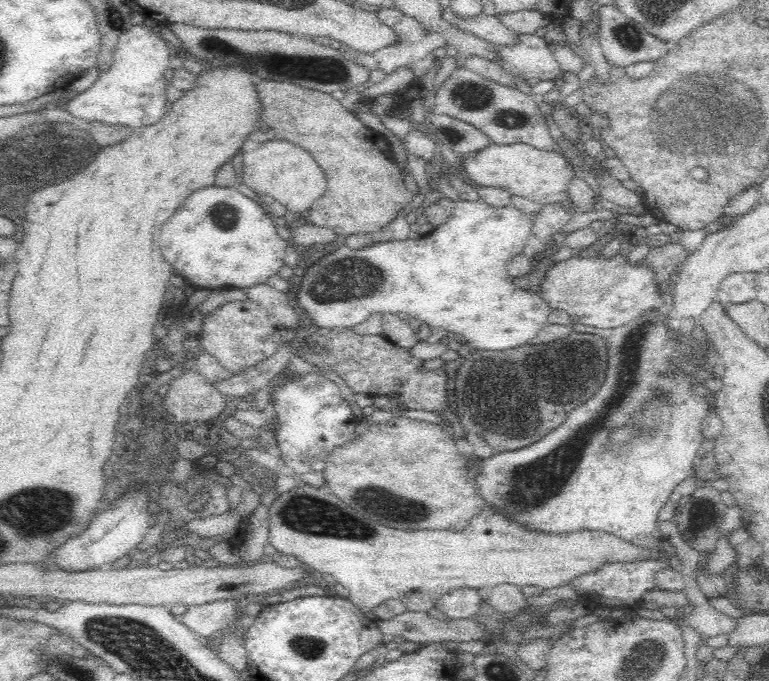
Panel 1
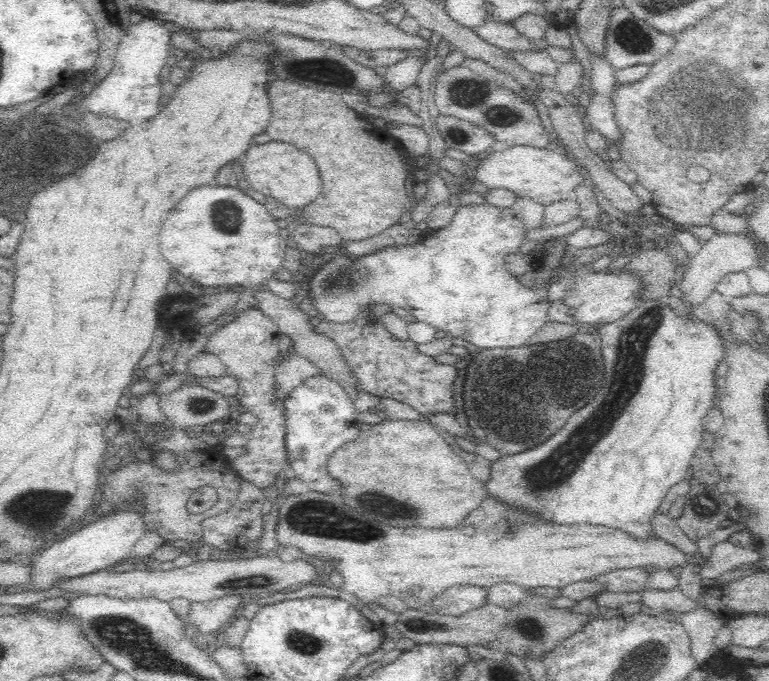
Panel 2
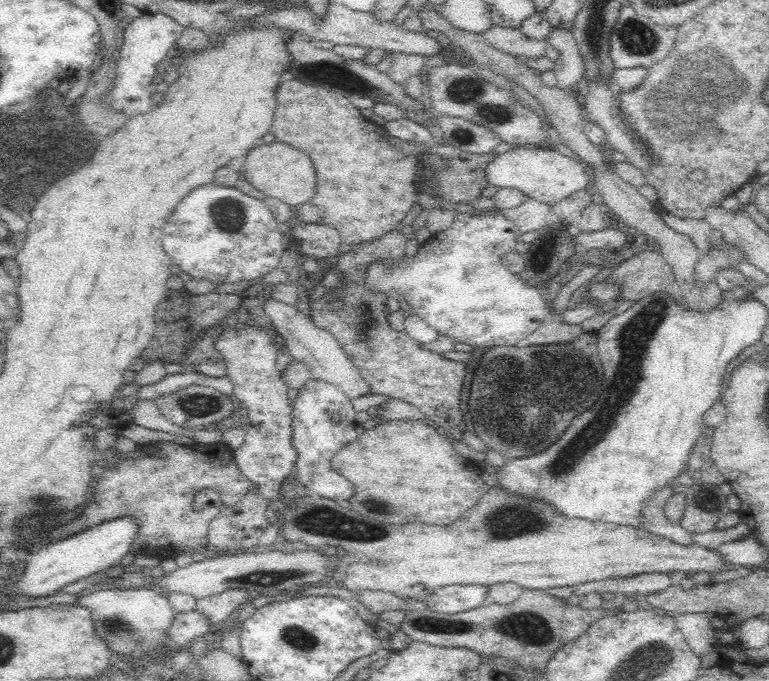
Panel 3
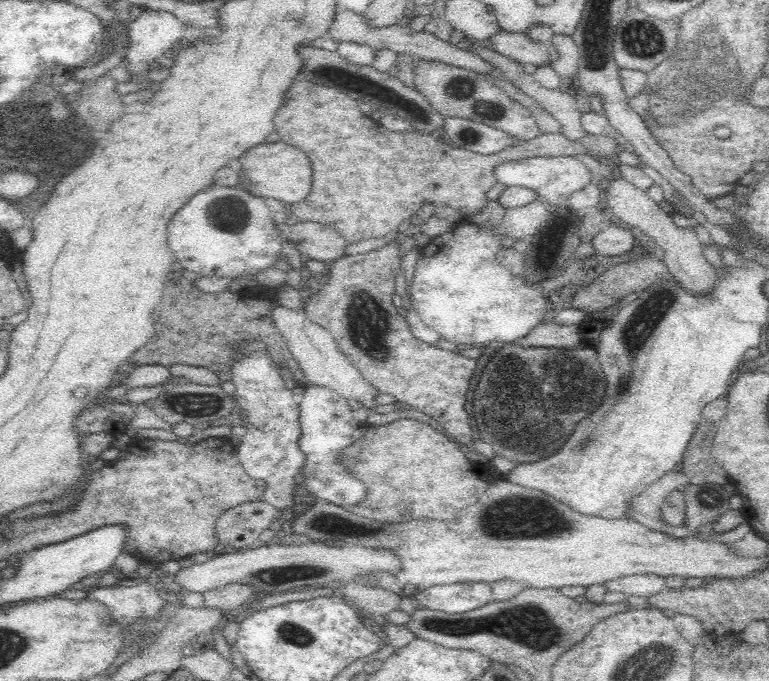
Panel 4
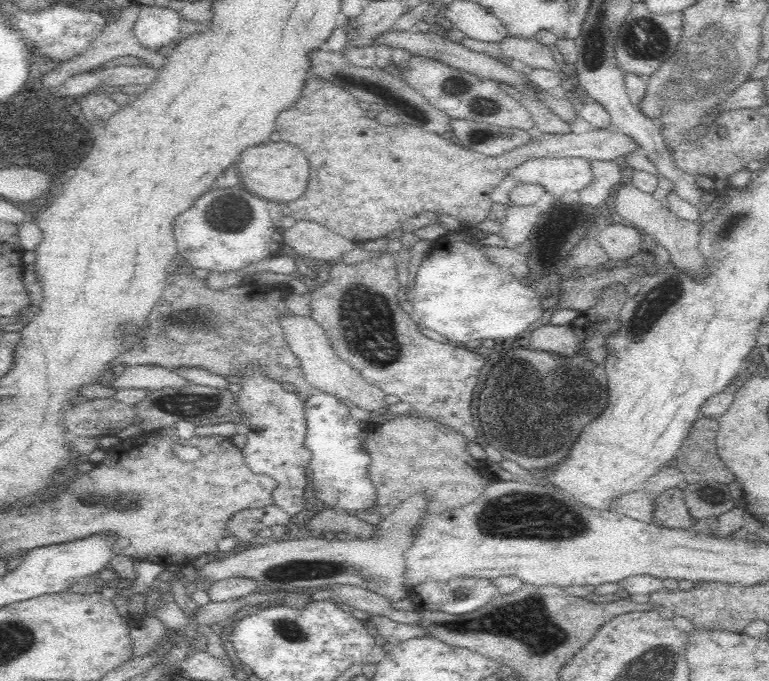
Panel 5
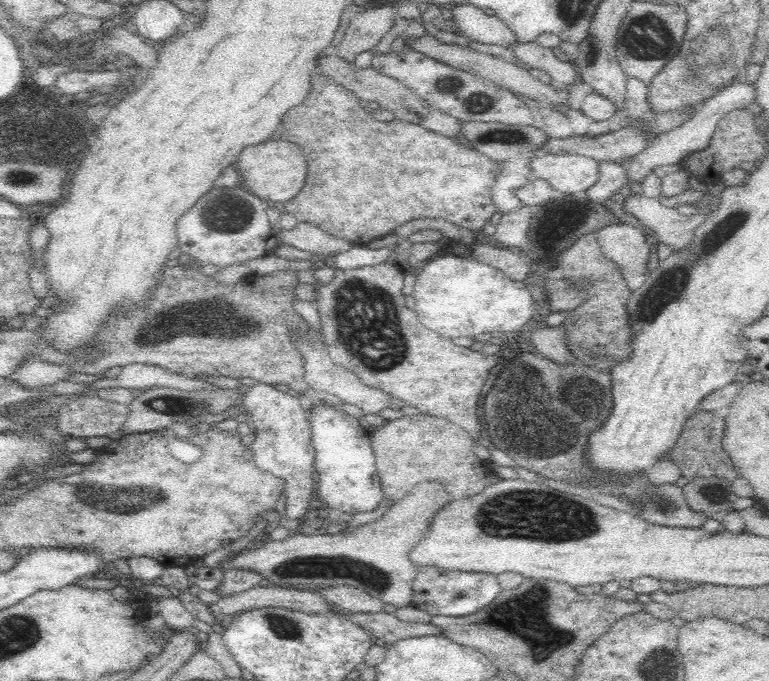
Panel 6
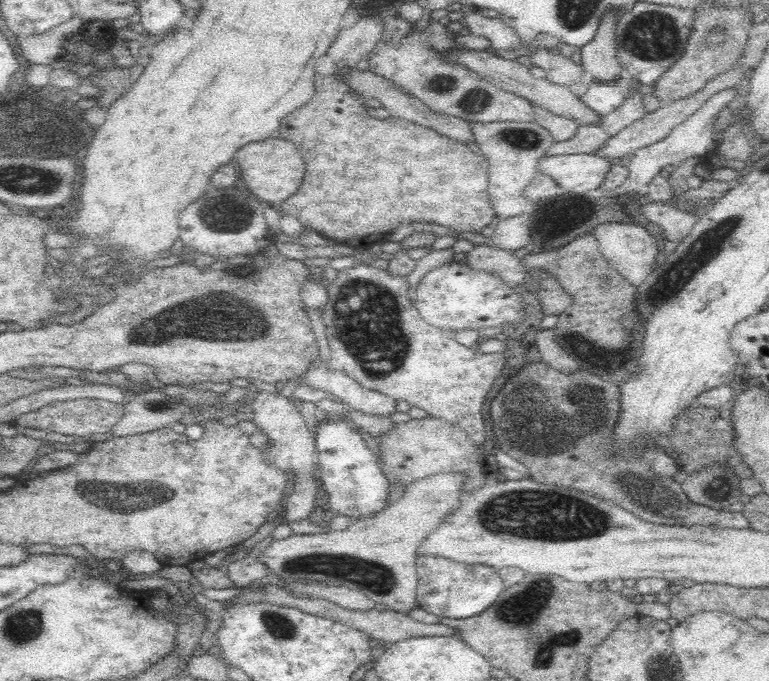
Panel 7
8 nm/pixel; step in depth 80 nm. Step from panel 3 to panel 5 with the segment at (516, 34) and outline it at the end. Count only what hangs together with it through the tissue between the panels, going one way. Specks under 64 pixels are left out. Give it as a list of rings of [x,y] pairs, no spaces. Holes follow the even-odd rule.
[[[509,35],[500,43],[502,59],[518,60],[535,68],[558,72],[561,65],[555,61],[548,47],[540,45],[533,37],[522,38]]]

